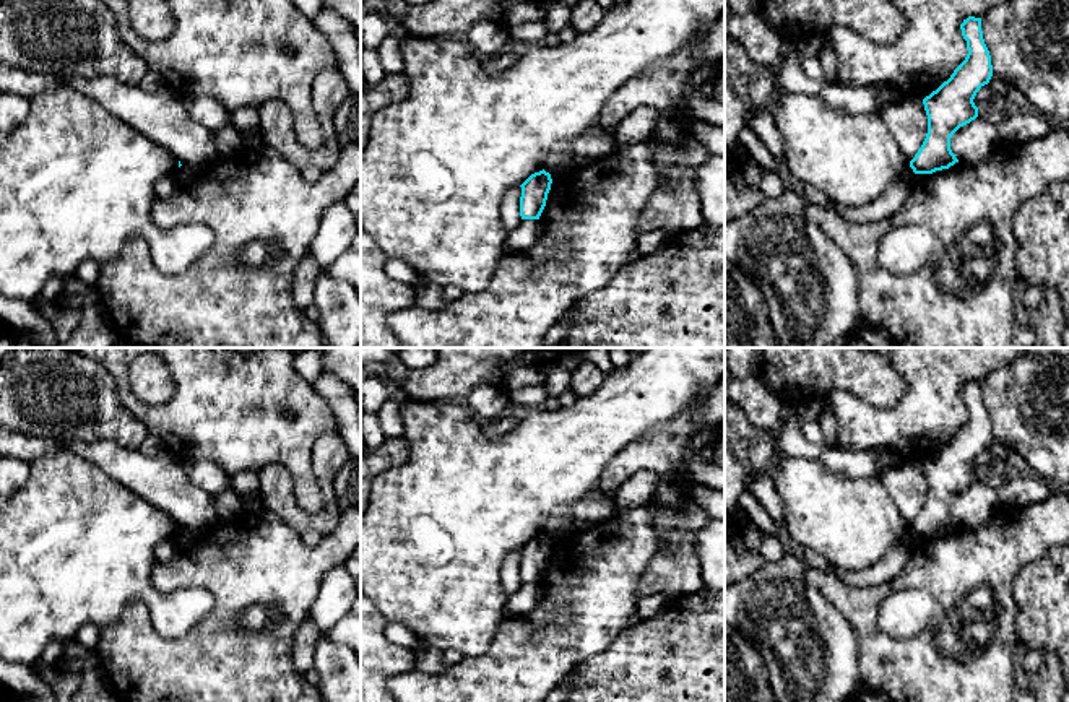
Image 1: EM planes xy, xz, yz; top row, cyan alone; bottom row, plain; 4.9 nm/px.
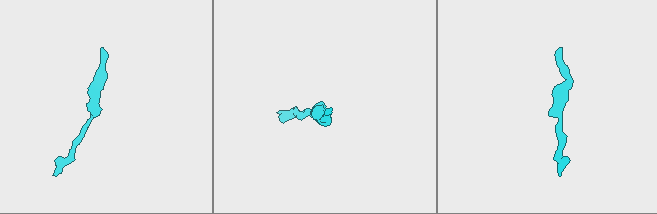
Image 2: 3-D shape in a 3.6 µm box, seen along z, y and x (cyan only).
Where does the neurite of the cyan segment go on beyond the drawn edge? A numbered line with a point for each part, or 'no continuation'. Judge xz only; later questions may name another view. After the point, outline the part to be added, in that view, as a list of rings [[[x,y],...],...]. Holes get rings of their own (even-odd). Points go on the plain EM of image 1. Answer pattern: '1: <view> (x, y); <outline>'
no continuation

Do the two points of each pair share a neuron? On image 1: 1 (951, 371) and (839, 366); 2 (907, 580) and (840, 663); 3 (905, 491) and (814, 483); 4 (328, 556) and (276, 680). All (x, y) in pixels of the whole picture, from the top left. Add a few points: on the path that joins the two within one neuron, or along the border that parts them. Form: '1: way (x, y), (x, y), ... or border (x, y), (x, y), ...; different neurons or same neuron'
1: border (891, 364), (904, 379), (904, 395), (886, 407); different neurons
2: border (835, 610), (853, 632), (856, 668), (861, 680); different neurons
3: border (879, 478), (884, 491), (907, 522); different neurons
4: way (298, 587), (276, 649); same neuron

